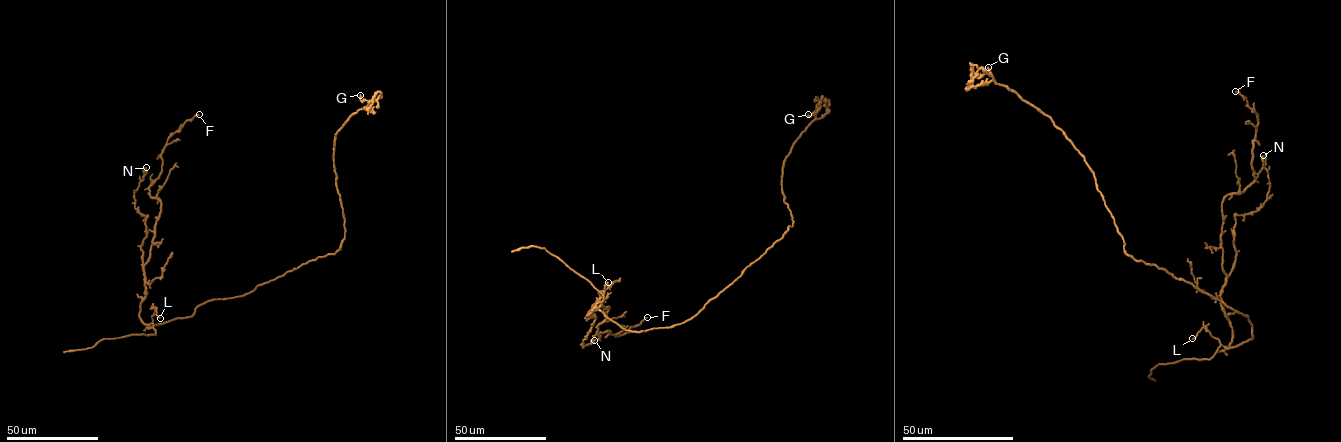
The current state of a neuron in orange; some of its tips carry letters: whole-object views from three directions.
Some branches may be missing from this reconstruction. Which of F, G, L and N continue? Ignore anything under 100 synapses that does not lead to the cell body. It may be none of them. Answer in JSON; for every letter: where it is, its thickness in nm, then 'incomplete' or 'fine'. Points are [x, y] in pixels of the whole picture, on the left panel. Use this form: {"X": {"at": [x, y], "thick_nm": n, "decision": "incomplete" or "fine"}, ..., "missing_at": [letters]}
{"F": {"at": [199, 114], "thick_nm": 170, "decision": "fine"}, "G": {"at": [360, 95], "thick_nm": 180, "decision": "fine"}, "L": {"at": [160, 318], "thick_nm": 150, "decision": "fine"}, "N": {"at": [146, 167], "thick_nm": 90, "decision": "fine"}, "missing_at": []}

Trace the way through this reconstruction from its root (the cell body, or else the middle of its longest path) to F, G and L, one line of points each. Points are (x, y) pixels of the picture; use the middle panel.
F: (700, 311), (640, 332), (598, 309), (587, 315), (608, 306), (597, 332), (615, 336), (647, 317)
G: (700, 311), (792, 225), (782, 190), (783, 162), (806, 128), (828, 111), (829, 100), (819, 103), (808, 114)
L: (700, 311), (670, 327), (625, 330), (598, 309), (608, 282)

